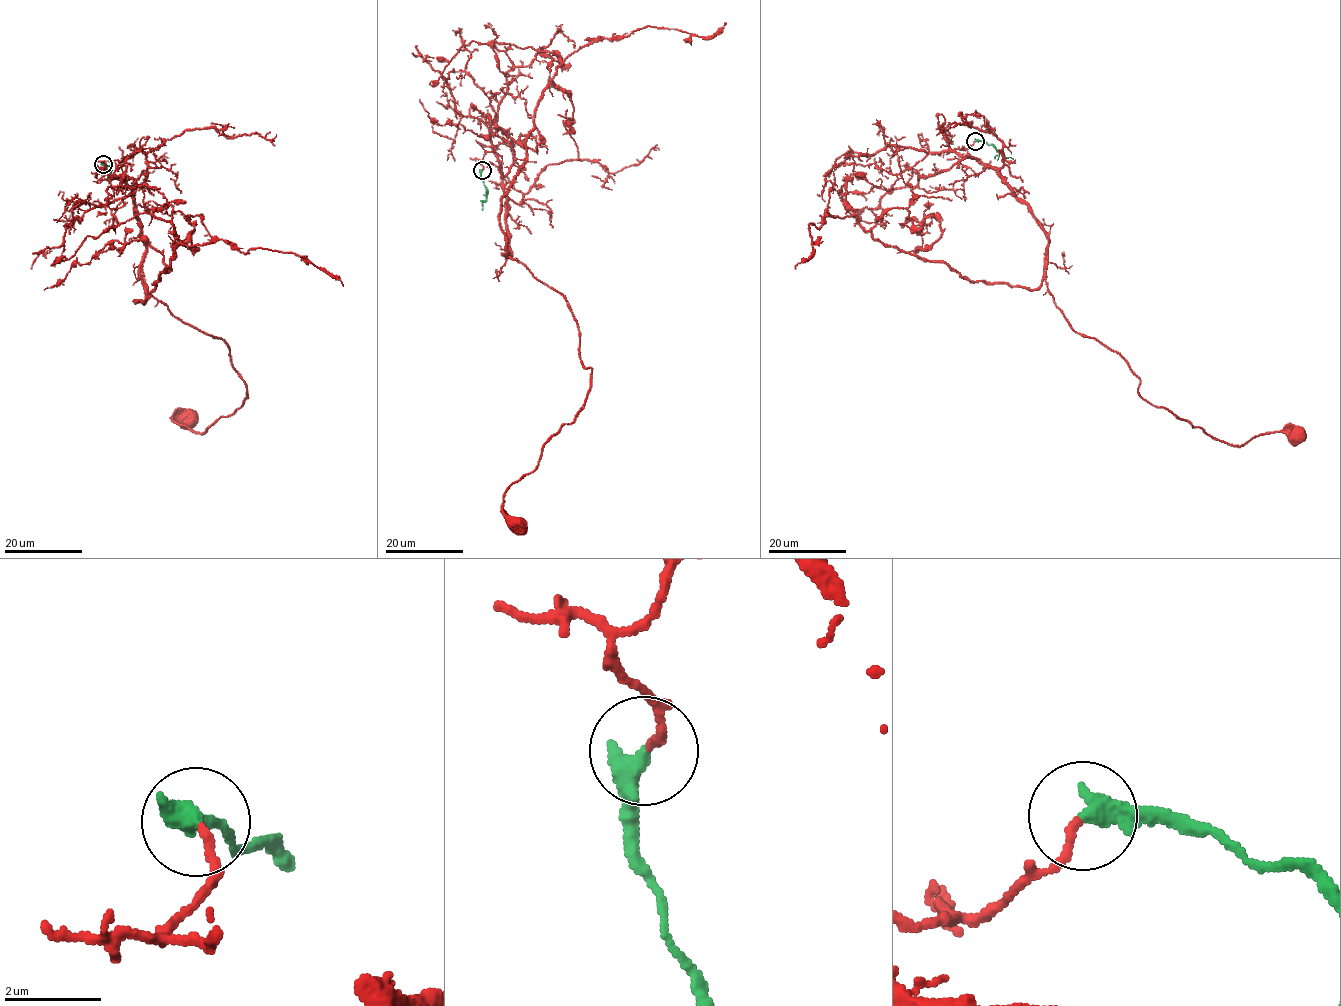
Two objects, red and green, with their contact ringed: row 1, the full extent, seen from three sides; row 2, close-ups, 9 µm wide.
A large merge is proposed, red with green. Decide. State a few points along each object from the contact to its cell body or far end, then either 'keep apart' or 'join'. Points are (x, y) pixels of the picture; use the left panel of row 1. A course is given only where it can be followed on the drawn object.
red via (103, 164), (131, 190), (146, 289), (227, 343), (246, 388), (204, 432), (172, 417), (188, 418) | green via (103, 164), (111, 170), (108, 178) | join

